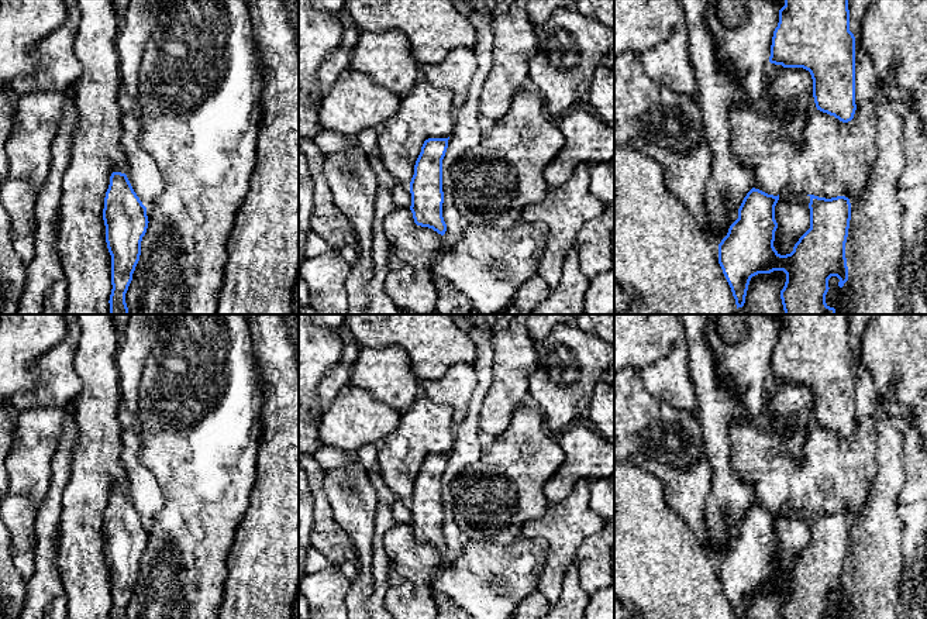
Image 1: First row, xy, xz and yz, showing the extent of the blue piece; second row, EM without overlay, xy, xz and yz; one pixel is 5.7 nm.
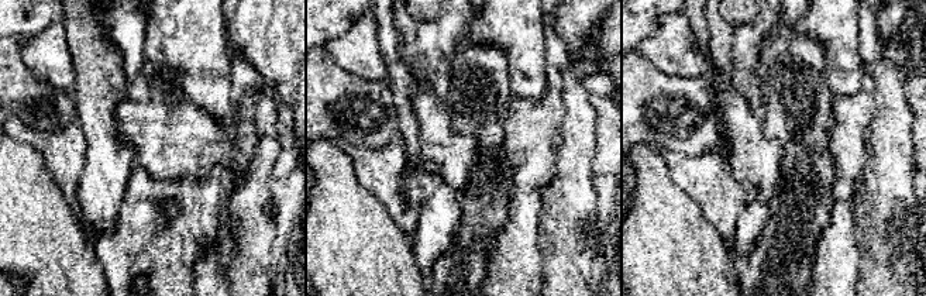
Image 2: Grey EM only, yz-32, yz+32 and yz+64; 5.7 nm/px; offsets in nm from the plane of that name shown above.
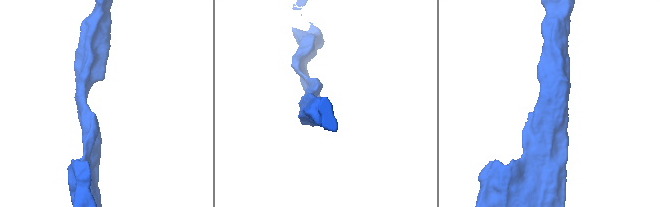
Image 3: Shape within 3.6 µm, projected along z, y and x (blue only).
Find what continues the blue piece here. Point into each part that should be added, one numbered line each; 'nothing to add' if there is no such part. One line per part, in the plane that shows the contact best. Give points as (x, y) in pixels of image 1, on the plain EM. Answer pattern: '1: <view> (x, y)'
nothing to add

